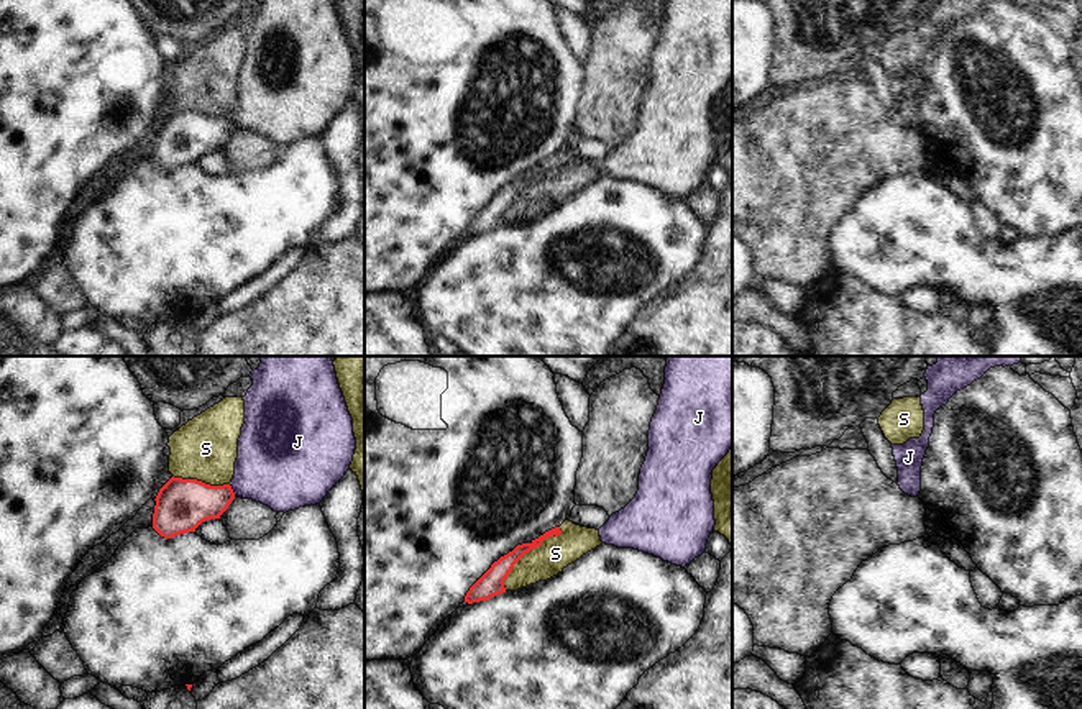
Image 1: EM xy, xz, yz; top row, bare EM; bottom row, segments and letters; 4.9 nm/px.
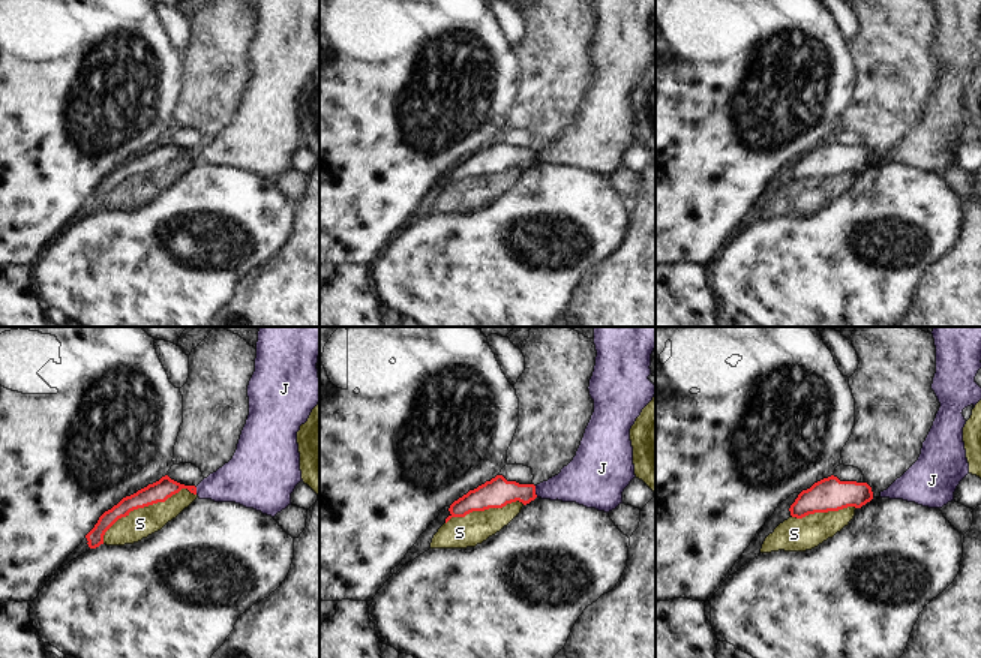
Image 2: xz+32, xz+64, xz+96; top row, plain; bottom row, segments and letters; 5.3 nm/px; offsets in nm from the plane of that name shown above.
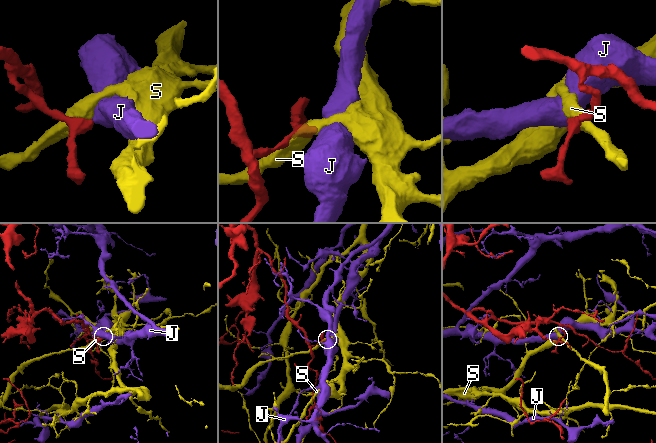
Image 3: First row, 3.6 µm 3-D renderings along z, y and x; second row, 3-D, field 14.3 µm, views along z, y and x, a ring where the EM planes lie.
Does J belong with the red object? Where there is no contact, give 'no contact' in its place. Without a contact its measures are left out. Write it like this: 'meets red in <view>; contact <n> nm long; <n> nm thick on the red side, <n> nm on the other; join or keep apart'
meets red in xy; contact 70 nm long; 240 nm thick on the red side, 400 nm on the other; keep apart

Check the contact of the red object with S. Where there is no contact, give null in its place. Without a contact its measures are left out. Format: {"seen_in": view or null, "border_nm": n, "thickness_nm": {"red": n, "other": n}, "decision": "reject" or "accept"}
{"seen_in": "xz", "border_nm": 420, "thickness_nm": {"red": 120, "other": 160}, "decision": "reject"}

